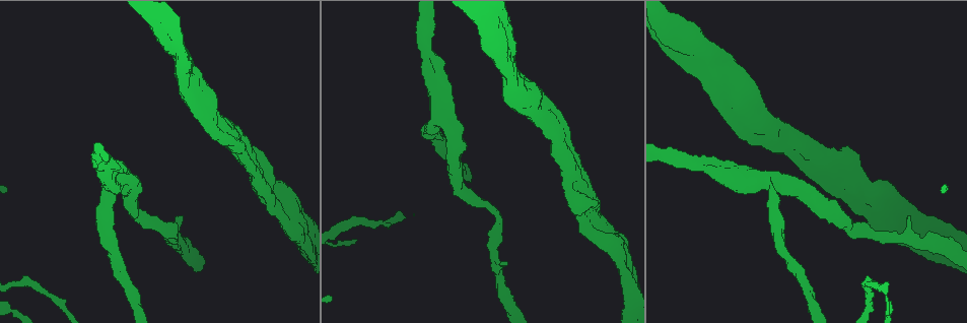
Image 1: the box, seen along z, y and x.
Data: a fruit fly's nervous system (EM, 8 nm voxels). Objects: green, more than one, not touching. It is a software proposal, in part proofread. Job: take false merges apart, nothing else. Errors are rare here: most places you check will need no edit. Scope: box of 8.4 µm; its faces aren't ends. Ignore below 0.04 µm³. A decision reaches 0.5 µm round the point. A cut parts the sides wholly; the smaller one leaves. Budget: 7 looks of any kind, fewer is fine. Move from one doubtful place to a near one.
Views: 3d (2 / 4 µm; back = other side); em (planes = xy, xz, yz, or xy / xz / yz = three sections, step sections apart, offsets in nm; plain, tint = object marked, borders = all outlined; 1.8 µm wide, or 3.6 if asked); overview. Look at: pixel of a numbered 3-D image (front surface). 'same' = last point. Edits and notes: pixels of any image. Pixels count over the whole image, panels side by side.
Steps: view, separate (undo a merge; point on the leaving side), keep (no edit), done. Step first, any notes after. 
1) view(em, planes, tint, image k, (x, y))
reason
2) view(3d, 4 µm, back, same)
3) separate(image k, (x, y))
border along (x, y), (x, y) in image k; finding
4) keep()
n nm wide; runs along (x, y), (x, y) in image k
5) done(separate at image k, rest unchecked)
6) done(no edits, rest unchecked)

view(3d, 4 µm, image 1, (765, 179))
three-way junction

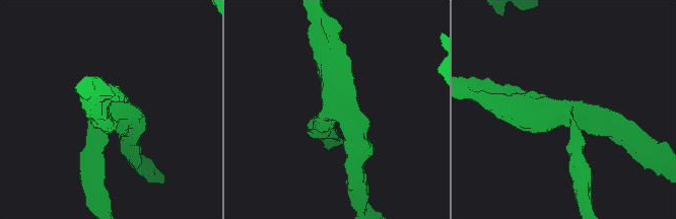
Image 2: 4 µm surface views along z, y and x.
view(em, planes, tint, image 2, (340, 110))
shape alone is not enough

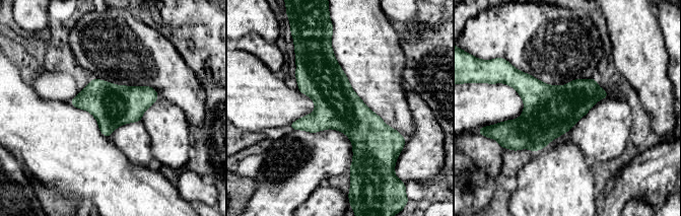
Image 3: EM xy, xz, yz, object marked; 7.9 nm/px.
keep()
runs along (329, 51), (329, 88), (359, 125), (355, 169) in image 3; all the same cell

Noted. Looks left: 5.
view(em, xz, step 16, tint, image 1, (816, 155))
four or more arms meet

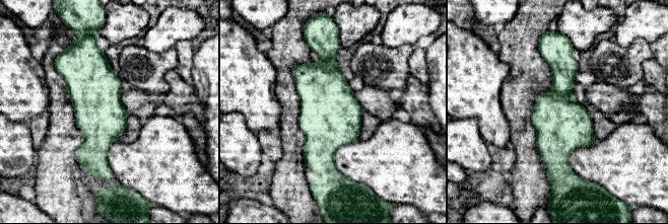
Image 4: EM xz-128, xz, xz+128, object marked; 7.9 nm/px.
view(em, planes, borders, same)
another direction

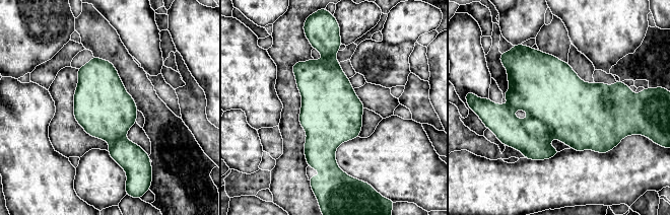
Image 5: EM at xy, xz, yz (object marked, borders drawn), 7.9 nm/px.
keep()
460 nm wide; one cell here

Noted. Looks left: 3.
view(em, xz, step 8, tint, image 1, (873, 224))
touches itself

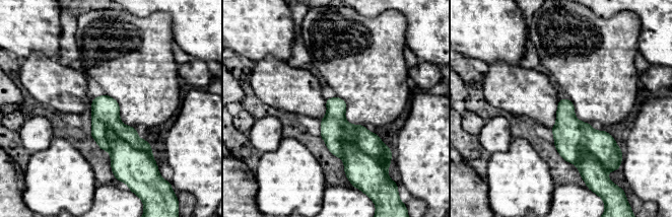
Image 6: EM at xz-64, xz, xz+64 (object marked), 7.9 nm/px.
view(em, planes, tint, same)
cut it another way

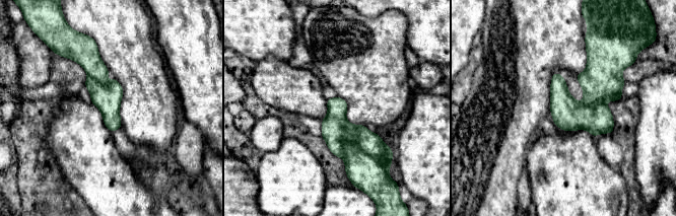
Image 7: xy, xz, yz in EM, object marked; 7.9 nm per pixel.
keep()
240 nm wide; all the same cell

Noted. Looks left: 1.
done(no edits, rest unchecked)

